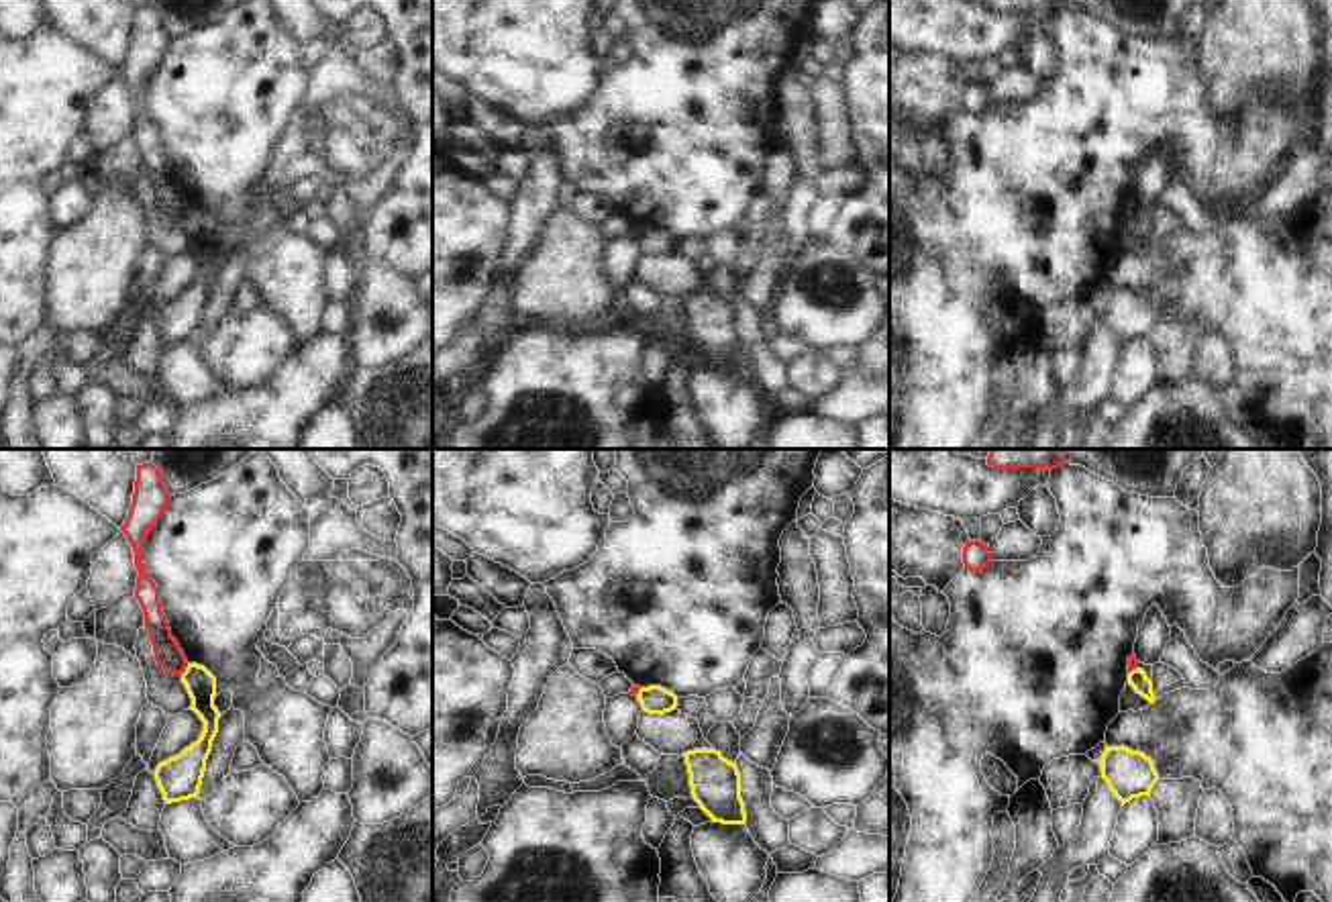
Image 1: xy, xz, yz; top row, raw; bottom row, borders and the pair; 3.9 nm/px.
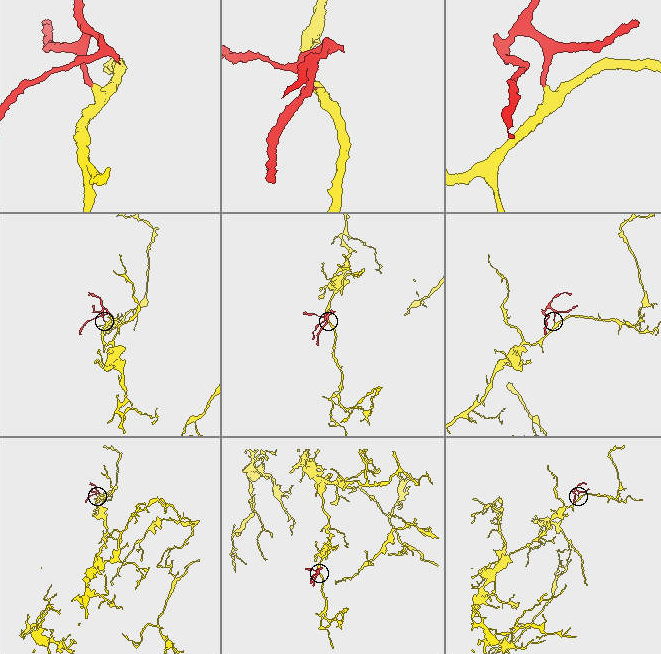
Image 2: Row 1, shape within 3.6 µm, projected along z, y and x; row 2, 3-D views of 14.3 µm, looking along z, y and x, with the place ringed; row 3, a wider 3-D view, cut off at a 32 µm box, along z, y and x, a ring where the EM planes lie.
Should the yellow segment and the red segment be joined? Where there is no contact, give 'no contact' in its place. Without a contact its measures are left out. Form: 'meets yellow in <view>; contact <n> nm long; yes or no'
meets yellow in xy; contact 60 nm long; no

